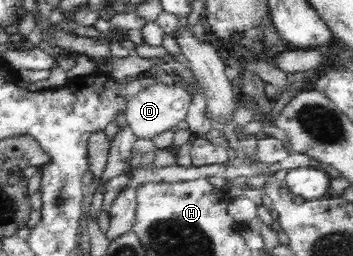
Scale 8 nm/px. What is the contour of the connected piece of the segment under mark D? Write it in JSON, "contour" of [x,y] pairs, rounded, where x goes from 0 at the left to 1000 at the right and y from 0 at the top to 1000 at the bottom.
{"contour":[[[453,316],[431,320],[357,391],[357,465],[388,539],[425,547],[433,527],[465,508],[490,504],[513,469],[521,469],[535,414],[541,414],[541,391],[547,383],[527,332],[516,332],[501,316],[496,328]]]}

